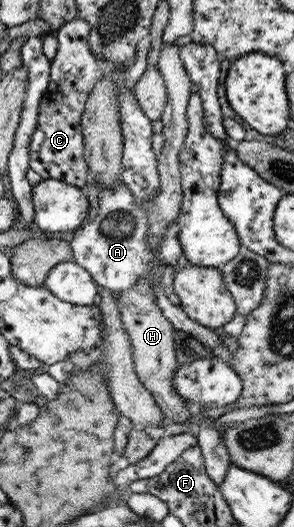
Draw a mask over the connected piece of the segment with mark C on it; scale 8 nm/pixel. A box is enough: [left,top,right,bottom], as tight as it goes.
[29,19,119,187]

